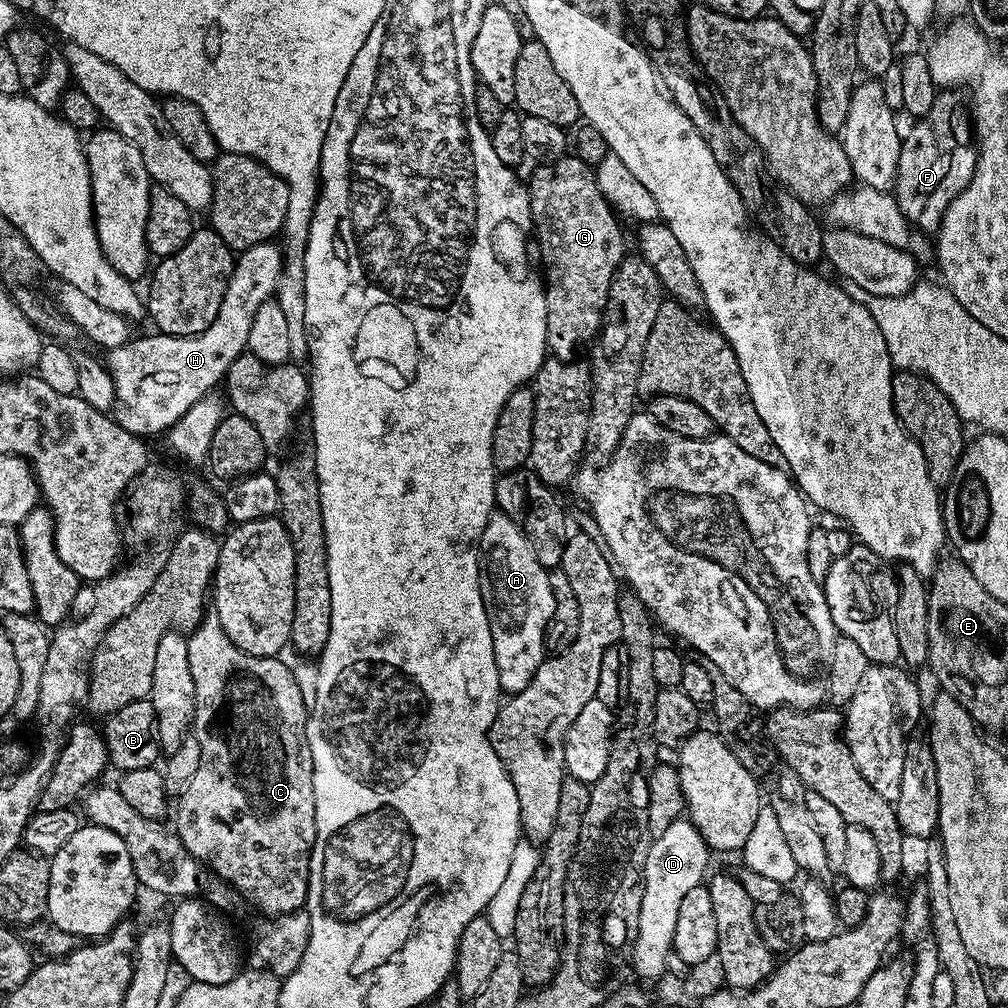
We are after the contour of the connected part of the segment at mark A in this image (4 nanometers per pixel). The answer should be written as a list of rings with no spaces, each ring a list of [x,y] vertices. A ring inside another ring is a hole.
[[[493,511],[488,525],[480,535],[478,545],[480,561],[480,589],[482,602],[486,606],[486,618],[490,622],[490,634],[494,638],[494,662],[498,666],[498,682],[505,693],[511,694],[526,690],[530,678],[534,678],[534,670],[546,658],[544,650],[544,627],[554,614],[554,590],[550,590],[549,569],[538,562],[526,534],[511,520],[505,512]]]

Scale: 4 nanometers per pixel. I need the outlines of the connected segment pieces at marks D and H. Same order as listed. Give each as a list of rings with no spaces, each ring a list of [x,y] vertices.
[[[679,818],[661,837],[653,839],[646,854],[642,910],[638,914],[636,938],[630,945],[632,968],[644,980],[656,982],[669,971],[668,956],[673,955],[674,926],[678,926],[678,906],[690,890],[705,883],[704,871],[708,868],[710,849],[702,834],[688,818]]]
[[[275,243],[259,244],[248,248],[245,252],[235,257],[232,265],[232,277],[228,283],[226,294],[222,298],[222,306],[218,310],[218,318],[206,330],[202,330],[193,336],[166,336],[163,334],[151,334],[152,336],[140,336],[129,338],[125,344],[111,349],[107,353],[106,367],[112,375],[114,390],[116,391],[116,403],[114,405],[114,418],[128,432],[141,438],[167,433],[174,427],[178,418],[194,406],[194,402],[201,400],[208,392],[217,387],[216,383],[223,381],[228,374],[228,367],[238,357],[245,355],[250,338],[250,325],[254,323],[254,314],[258,314],[258,306],[273,299],[276,295],[276,287],[280,281],[280,271],[284,268],[284,258],[279,247]]]

